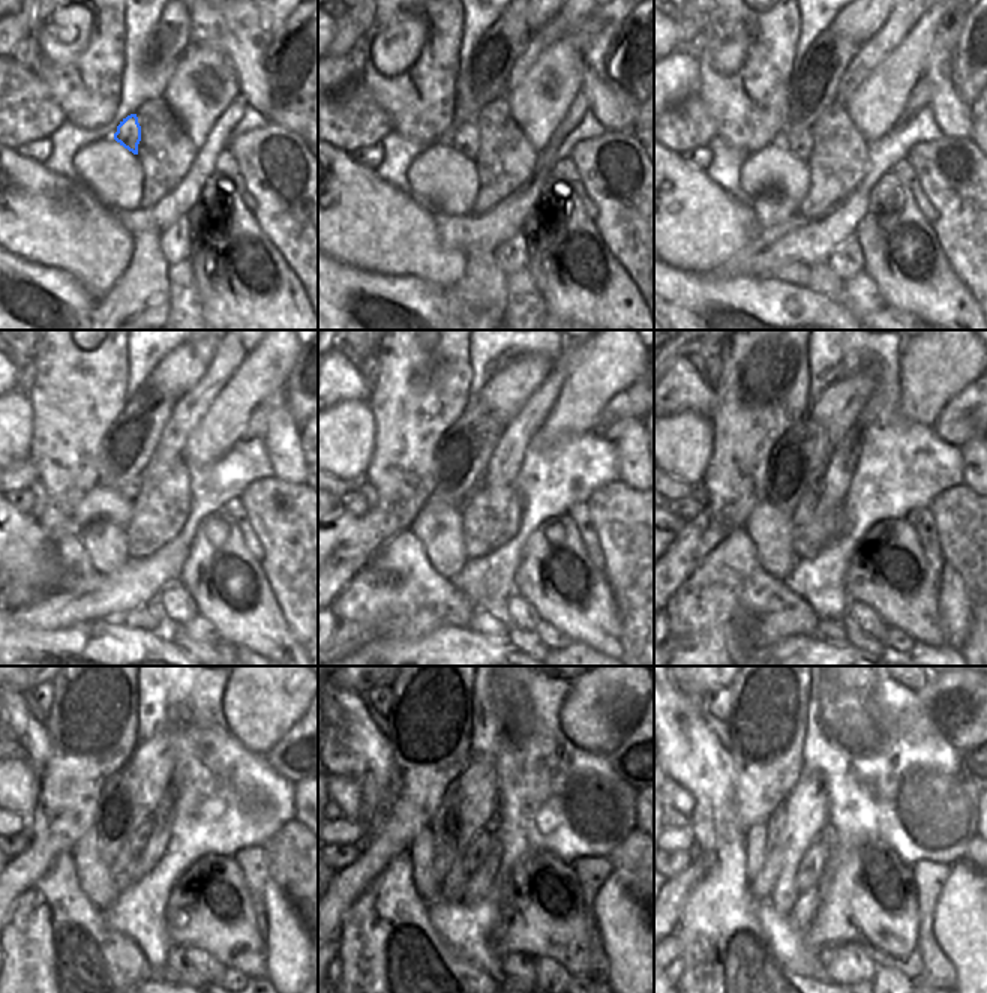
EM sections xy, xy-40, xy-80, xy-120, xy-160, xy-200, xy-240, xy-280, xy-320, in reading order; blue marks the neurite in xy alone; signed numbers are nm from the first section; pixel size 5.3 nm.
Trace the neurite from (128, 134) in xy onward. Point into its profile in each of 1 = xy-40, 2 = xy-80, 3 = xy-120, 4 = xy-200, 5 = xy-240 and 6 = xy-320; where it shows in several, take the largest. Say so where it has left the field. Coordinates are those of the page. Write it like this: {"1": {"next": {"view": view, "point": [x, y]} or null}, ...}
{"1": {"next": {"view": "xy-40", "point": [465, 140]}}, "2": {"next": {"view": "xy-80", "point": [801, 146]}}, "3": {"next": {"view": "xy-120", "point": [132, 488]}}, "4": {"next": {"view": "xy-200", "point": [804, 510]}}, "5": {"next": {"view": "xy-240", "point": [135, 845]}}, "6": {"next": {"view": "xy-320", "point": [812, 869]}}}

